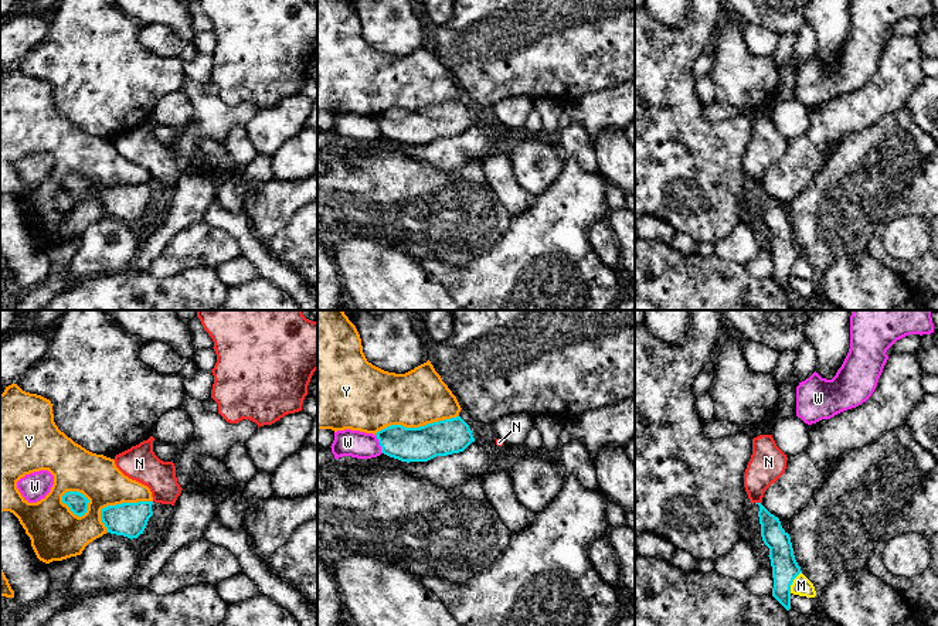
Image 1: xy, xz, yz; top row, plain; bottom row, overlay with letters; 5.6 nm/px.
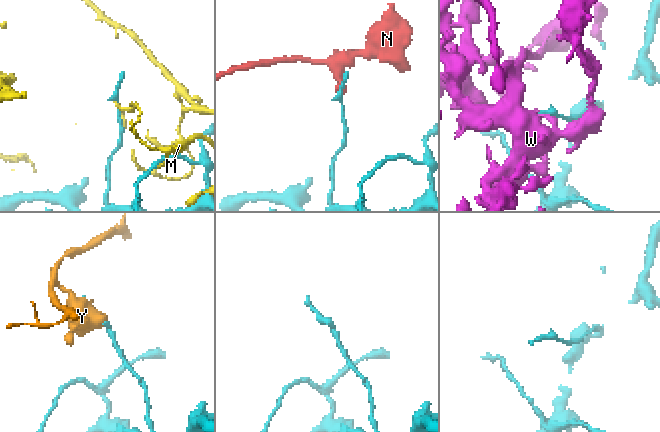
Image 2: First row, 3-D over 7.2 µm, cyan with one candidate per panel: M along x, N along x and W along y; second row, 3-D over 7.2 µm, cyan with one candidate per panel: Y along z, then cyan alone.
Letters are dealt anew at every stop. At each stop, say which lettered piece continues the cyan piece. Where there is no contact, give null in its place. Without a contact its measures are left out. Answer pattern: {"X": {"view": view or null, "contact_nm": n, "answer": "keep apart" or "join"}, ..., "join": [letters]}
{"M": {"view": "yz", "contact_nm": 140, "answer": "keep apart"}, "N": {"view": "yz", "contact_nm": 30, "answer": "keep apart"}, "W": {"view": "xz", "contact_nm": 110, "answer": "keep apart"}, "Y": {"view": "xz", "contact_nm": 500, "answer": "keep apart"}, "join": []}

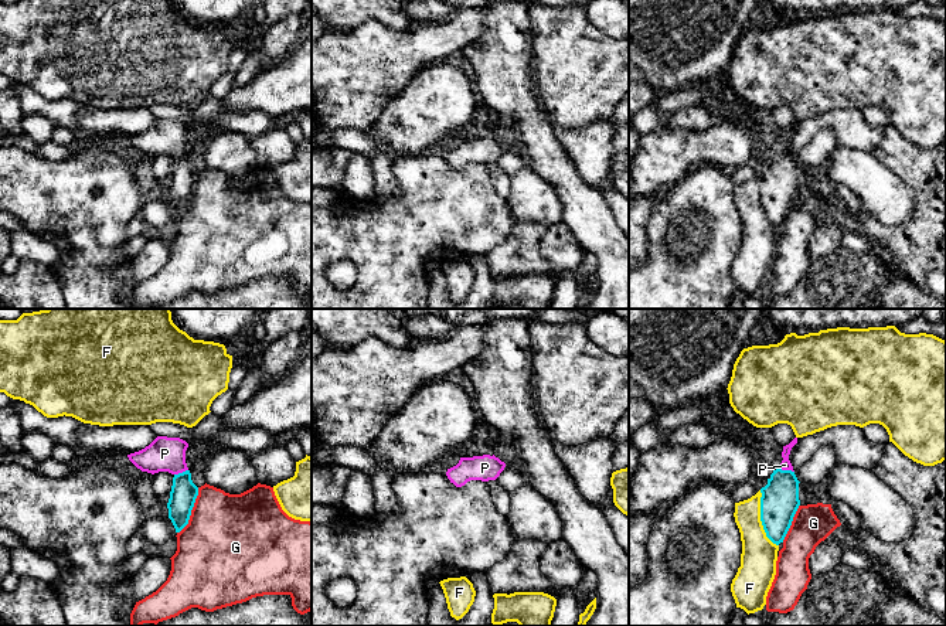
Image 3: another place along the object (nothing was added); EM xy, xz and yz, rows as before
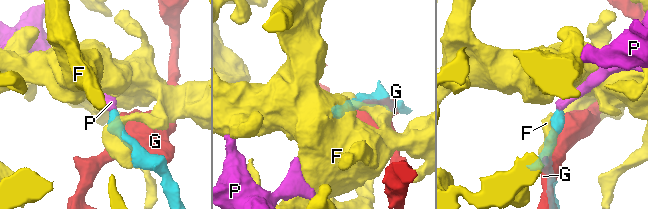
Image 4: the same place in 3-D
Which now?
{"F": {"view": "yz", "contact_nm": 340, "answer": "keep apart"}, "G": {"view": "xy", "contact_nm": 300, "answer": "keep apart"}, "P": {"view": "yz", "contact_nm": 100, "answer": "join"}, "join": ["P"]}

